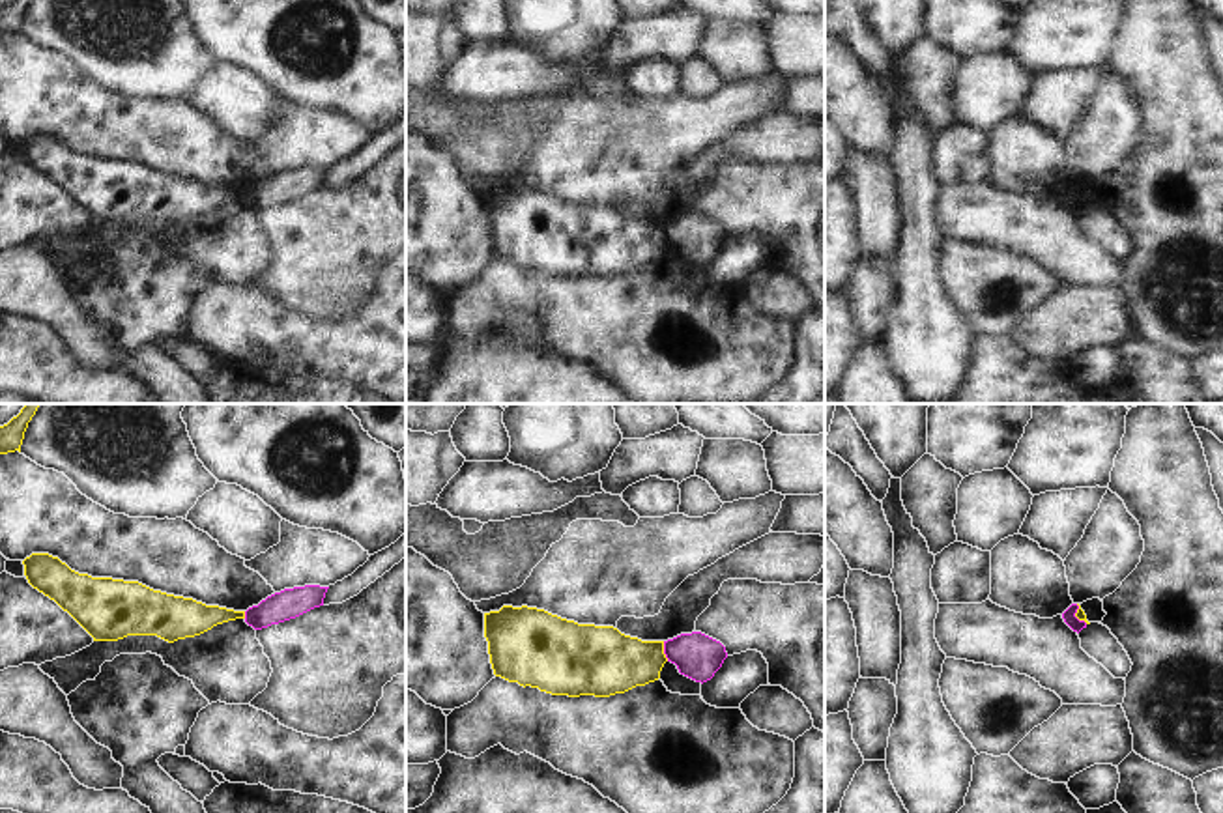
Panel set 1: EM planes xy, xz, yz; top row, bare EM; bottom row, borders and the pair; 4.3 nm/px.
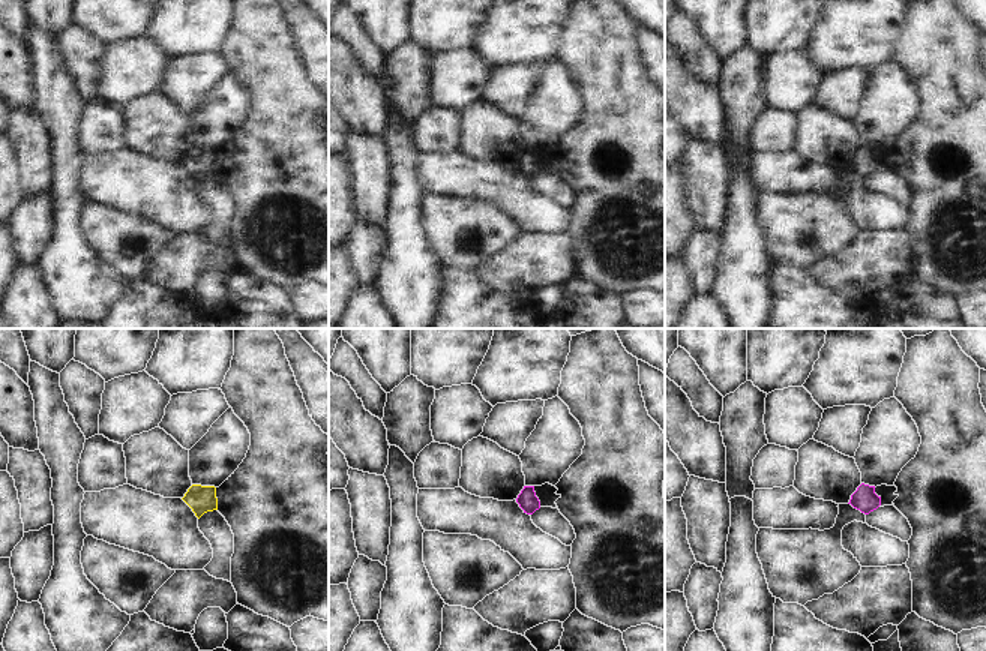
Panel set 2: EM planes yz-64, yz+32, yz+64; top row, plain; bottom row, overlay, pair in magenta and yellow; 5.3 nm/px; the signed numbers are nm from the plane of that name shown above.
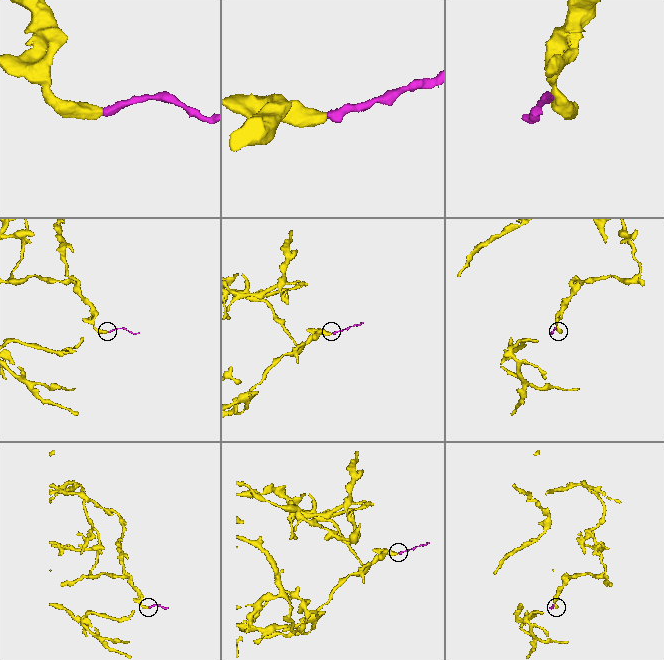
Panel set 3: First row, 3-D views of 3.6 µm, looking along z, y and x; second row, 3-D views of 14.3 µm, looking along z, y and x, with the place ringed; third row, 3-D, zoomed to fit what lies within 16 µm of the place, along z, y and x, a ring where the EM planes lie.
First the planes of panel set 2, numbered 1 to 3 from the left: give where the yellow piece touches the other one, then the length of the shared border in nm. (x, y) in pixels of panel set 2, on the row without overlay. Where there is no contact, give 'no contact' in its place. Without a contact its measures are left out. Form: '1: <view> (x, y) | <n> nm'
1: no contact
2: no contact
3: no contact

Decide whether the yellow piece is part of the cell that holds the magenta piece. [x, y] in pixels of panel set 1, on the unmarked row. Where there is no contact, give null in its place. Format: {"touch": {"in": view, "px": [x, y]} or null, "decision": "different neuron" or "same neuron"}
{"touch": {"in": "xz", "px": [664, 232]}, "decision": "different neuron"}

